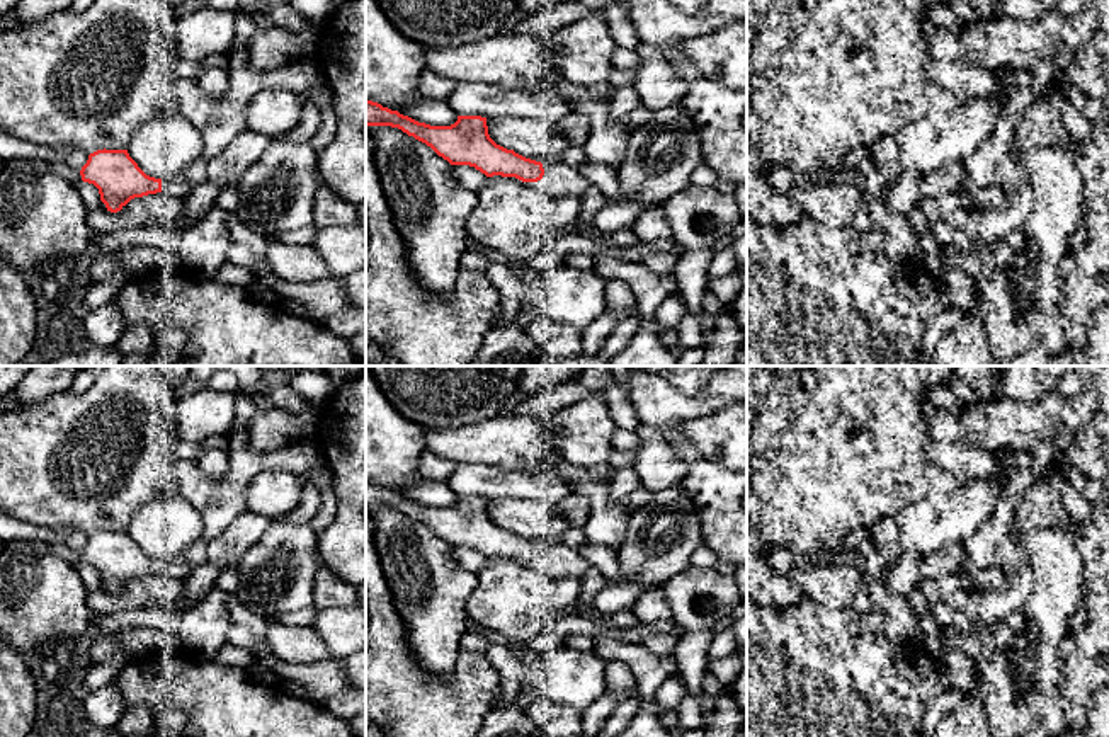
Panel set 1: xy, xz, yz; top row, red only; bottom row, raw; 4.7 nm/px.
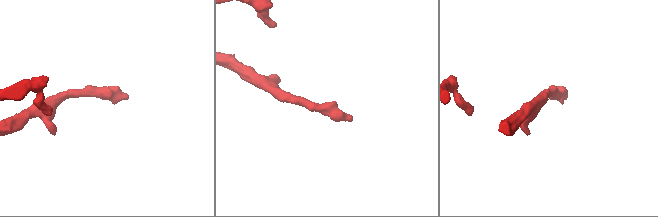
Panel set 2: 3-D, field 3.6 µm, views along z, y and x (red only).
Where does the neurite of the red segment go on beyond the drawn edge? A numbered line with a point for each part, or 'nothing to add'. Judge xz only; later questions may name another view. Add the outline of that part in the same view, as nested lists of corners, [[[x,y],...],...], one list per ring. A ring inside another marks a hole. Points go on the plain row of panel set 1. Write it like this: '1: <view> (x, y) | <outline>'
1: xz (560, 560) | [[[561,540],[541,545],[544,550],[543,560],[537,563],[526,563],[532,570],[537,570],[554,580],[566,577],[578,577],[583,580],[592,568],[582,551],[570,548]]]

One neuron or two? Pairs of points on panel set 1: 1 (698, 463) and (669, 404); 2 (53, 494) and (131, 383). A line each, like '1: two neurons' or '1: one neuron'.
1: one neuron
2: one neuron

